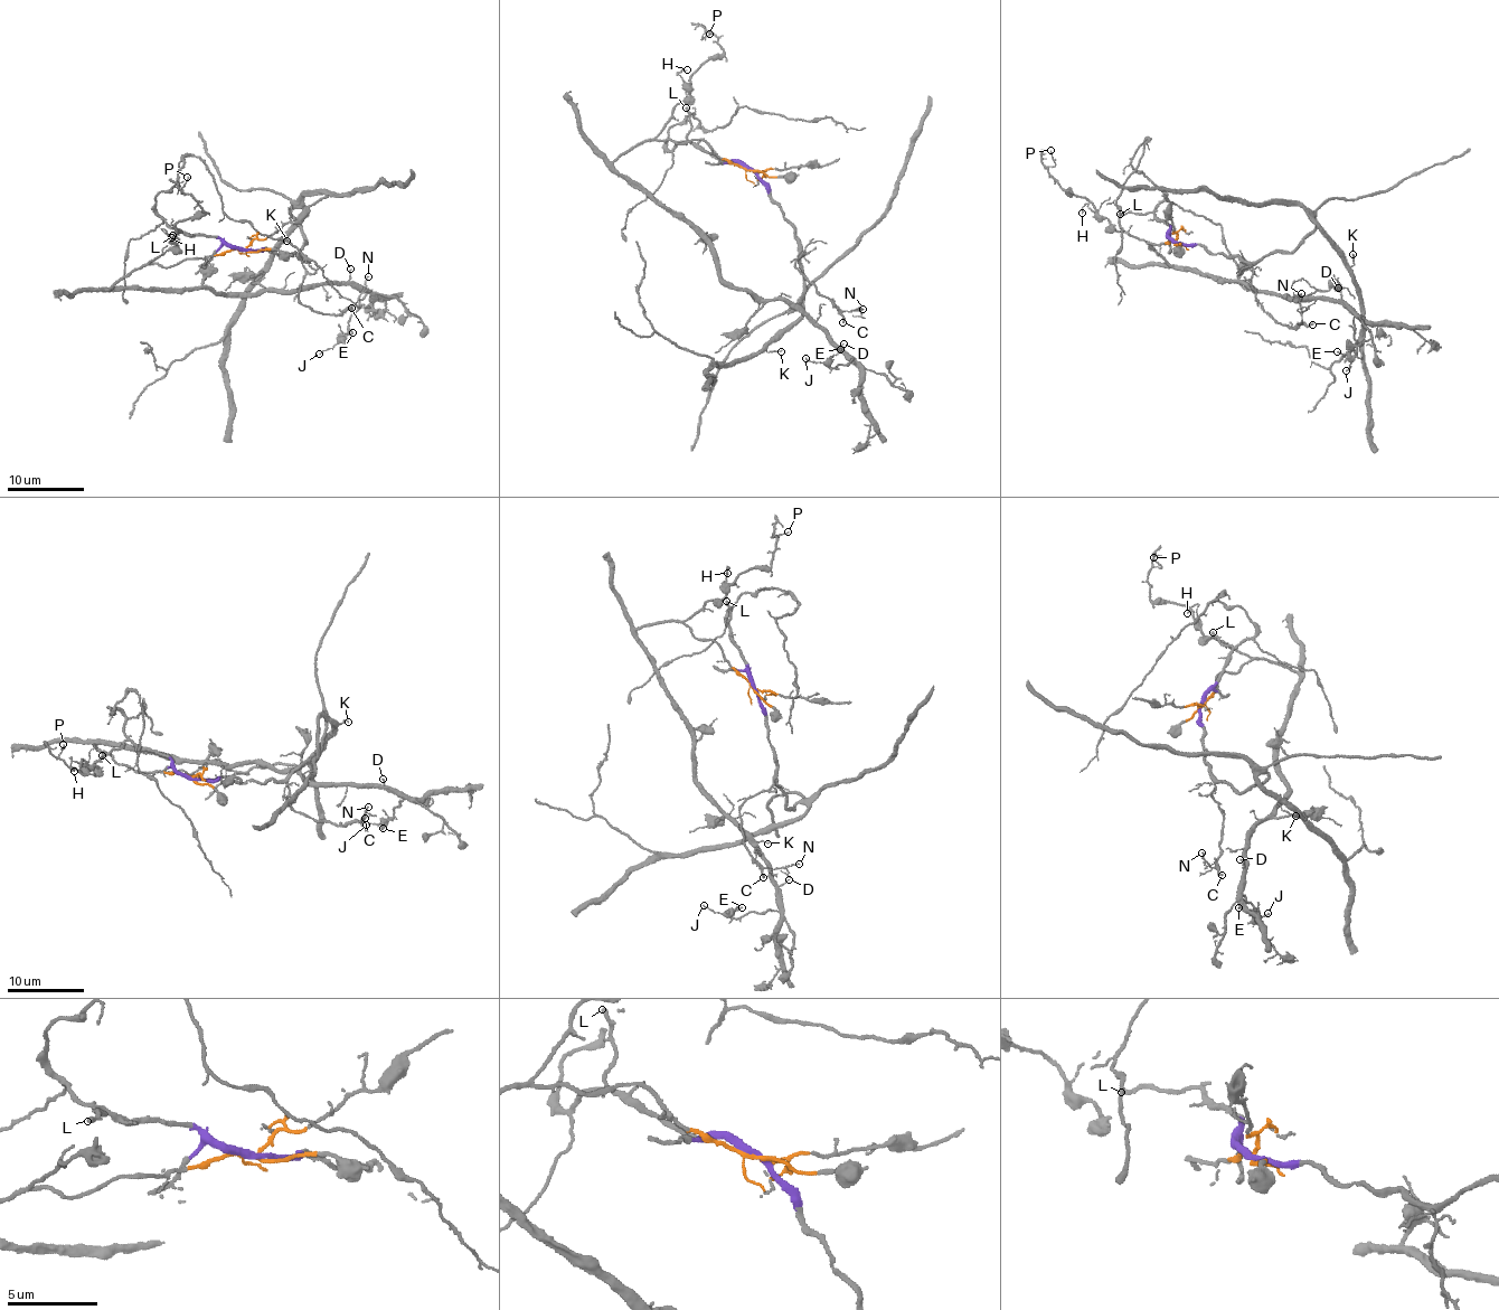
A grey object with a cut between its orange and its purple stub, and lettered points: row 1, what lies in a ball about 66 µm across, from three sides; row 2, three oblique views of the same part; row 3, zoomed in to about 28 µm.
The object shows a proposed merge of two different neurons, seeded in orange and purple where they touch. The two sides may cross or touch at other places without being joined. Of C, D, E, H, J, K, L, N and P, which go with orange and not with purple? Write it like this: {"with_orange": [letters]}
{"with_orange": ["D", "E", "H", "J", "P"]}

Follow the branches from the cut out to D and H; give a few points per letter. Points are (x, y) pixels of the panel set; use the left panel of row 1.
D: (242, 250), (184, 258), (167, 267), (157, 264), (134, 267), (109, 289), (299, 291), (347, 282), (350, 269)
H: (242, 250), (190, 258), (167, 267), (149, 263), (176, 243), (162, 232), (171, 238)

